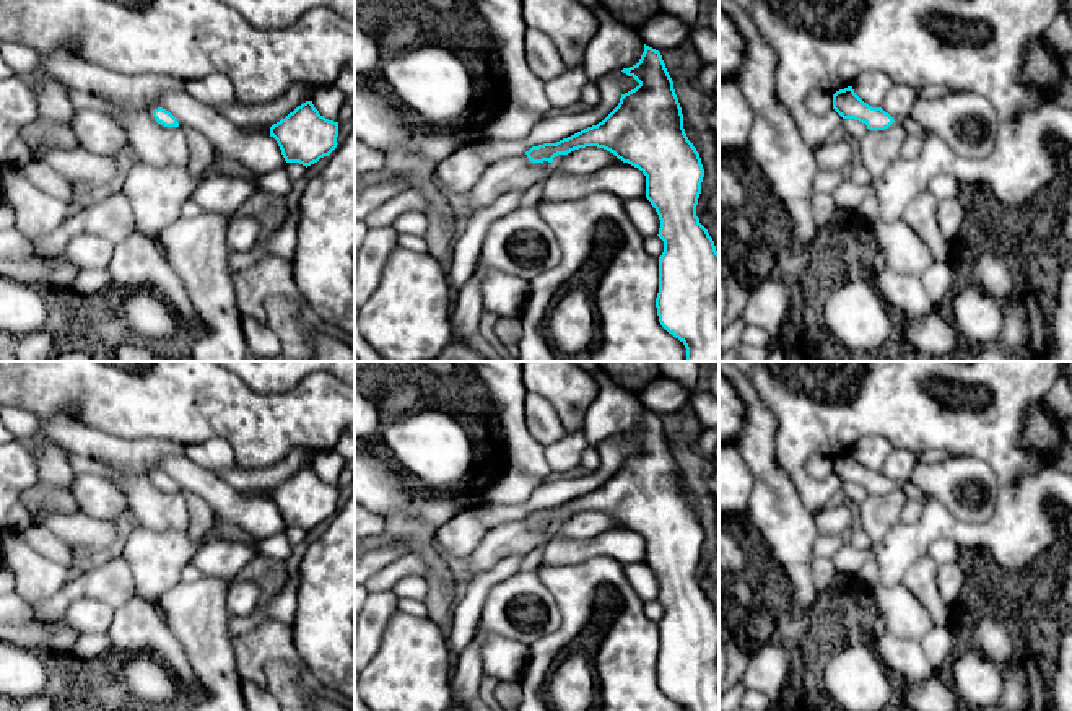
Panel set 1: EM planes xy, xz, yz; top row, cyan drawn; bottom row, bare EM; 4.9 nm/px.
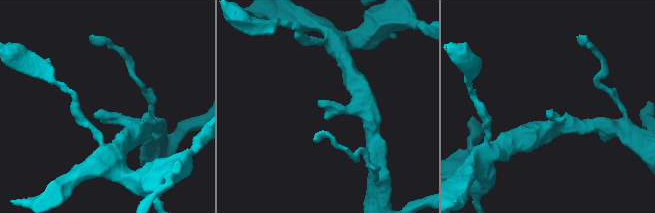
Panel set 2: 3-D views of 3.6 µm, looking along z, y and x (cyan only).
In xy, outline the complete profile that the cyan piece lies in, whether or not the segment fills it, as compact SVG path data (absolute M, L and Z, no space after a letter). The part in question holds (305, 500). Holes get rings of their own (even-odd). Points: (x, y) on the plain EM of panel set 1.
M306 465L285 483L270 491L286 527L311 530L337 513L338 486L319 478L312 465Z

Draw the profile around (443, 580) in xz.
M389 514L386 516L389 537L402 539L408 552L416 553L426 563L425 604L428 618L441 626L447 635L455 602L460 595L462 578L459 568L451 565L436 548L436 529L420 522L410 516Z

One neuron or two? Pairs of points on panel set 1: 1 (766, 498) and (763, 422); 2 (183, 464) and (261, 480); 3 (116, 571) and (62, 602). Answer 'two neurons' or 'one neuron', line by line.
1: one neuron
2: two neurons
3: one neuron

